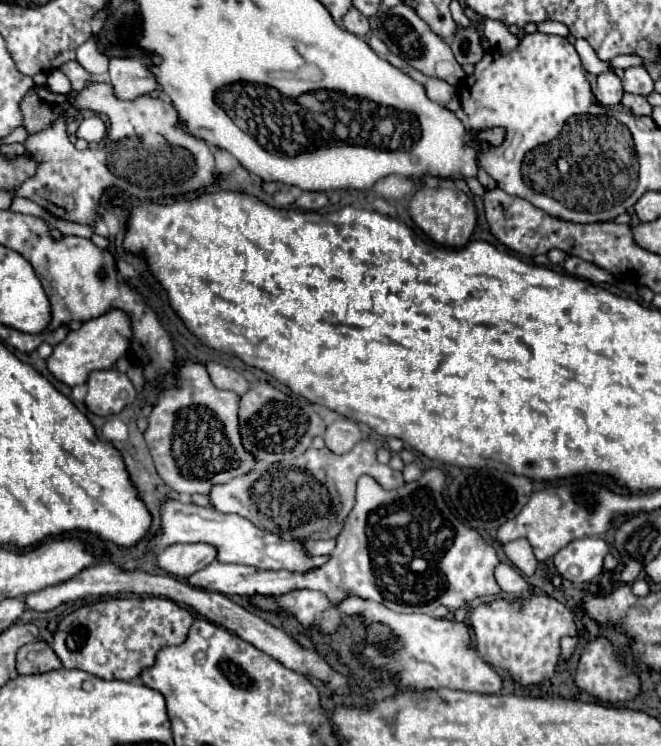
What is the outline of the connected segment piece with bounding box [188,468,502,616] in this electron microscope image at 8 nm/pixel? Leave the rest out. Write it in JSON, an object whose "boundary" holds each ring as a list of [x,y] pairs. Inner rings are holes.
{"boundary":[[[426,470],[418,482],[410,482],[400,490],[384,490],[376,480],[362,476],[358,480],[356,504],[344,524],[336,548],[328,560],[308,572],[290,570],[258,570],[254,566],[212,562],[208,568],[192,574],[188,582],[202,590],[226,596],[284,596],[294,590],[318,590],[332,602],[348,596],[374,600],[394,612],[428,614],[438,606],[456,610],[482,596],[498,596],[502,590],[494,578],[498,556],[484,538],[452,516],[444,498],[444,472]],[[382,542],[382,572],[378,546]]]}

